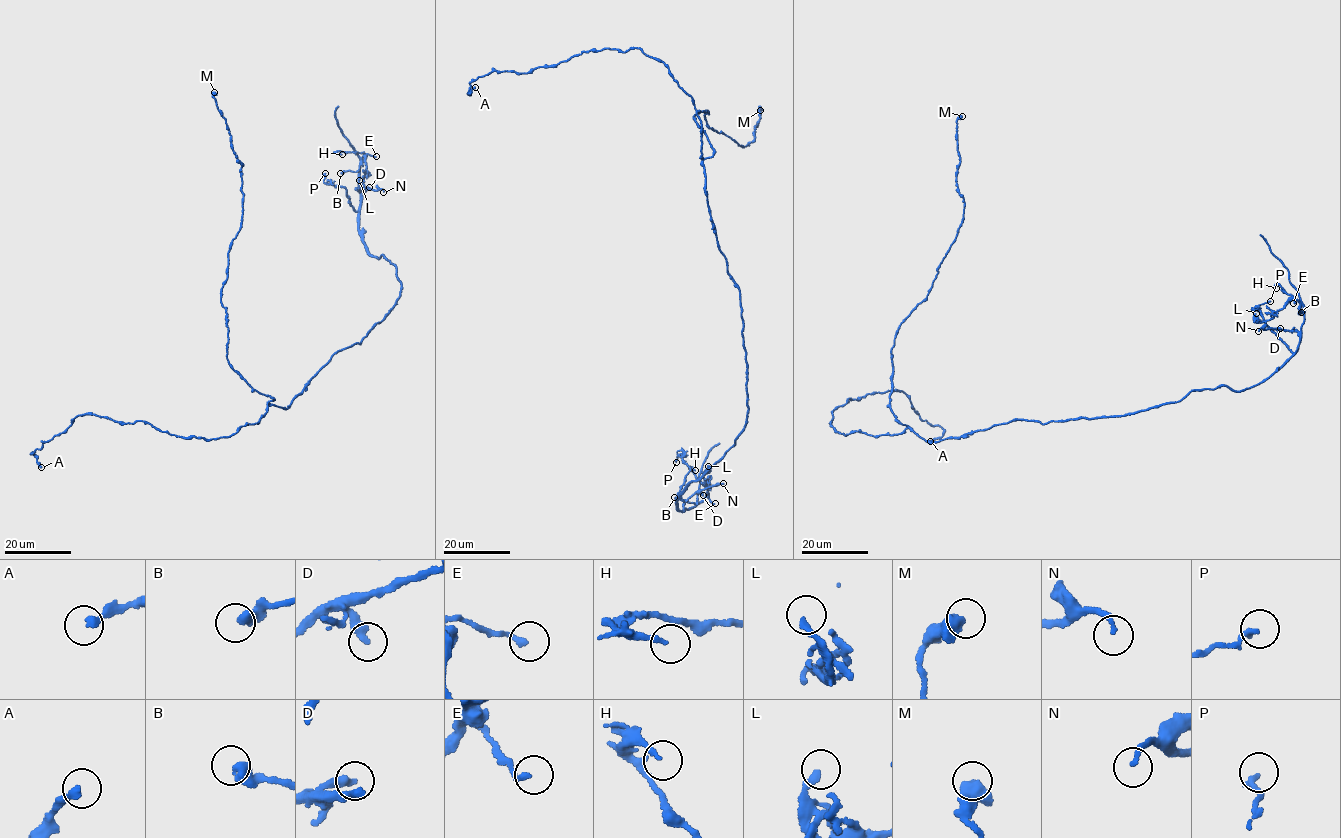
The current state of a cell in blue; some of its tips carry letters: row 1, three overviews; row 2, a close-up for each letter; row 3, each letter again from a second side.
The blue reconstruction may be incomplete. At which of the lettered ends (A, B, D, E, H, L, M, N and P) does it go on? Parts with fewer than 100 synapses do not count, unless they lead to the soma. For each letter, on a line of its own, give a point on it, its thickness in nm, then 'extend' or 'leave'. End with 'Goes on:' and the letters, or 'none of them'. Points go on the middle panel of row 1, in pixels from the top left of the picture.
A: (475, 87) | 280 nm | leave
B: (674, 497) | 440 nm | leave
D: (703, 495) | 360 nm | leave
E: (715, 503) | 200 nm | leave
H: (695, 470) | 180 nm | leave
L: (708, 466) | 240 nm | leave
M: (760, 110) | 550 nm | leave
N: (723, 483) | 200 nm | leave
P: (676, 462) | 200 nm | leave
Goes on: none of them

